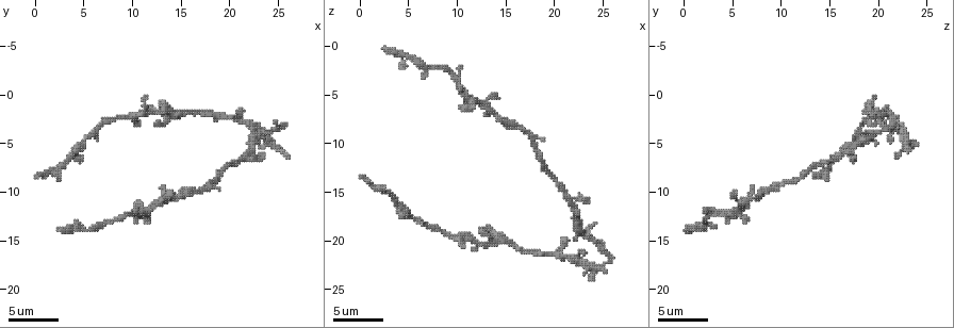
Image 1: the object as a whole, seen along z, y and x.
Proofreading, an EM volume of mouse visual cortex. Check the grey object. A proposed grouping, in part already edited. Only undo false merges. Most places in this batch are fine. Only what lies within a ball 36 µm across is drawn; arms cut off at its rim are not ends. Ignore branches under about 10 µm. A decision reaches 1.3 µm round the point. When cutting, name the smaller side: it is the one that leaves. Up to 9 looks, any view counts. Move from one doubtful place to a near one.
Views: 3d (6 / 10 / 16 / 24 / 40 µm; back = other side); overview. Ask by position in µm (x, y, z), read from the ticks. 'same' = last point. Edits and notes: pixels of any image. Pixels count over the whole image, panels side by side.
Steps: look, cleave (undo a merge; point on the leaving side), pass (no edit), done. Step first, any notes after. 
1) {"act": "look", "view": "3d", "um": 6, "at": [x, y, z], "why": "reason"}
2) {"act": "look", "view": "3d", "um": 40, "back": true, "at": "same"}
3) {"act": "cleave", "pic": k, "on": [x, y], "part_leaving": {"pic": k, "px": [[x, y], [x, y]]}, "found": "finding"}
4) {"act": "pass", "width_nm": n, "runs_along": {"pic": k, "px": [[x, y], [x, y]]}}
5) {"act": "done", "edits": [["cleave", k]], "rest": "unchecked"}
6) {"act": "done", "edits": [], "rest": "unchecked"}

{"act": "look", "view": "3d", "um": 6, "at": [22.8, 4.6, 18.2]}

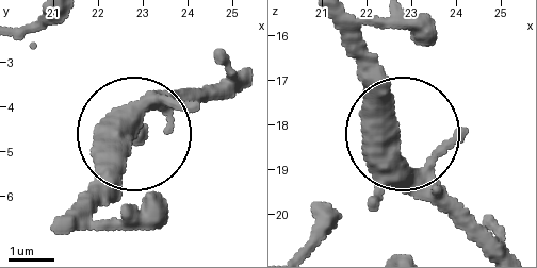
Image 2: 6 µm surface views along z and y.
{"act": "look", "view": "3d", "um": 6, "back": true, "at": [22.55, 4.70, 18.45]}

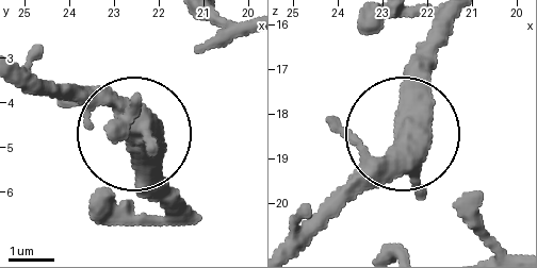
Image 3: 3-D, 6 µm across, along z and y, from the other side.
{"act": "pass", "found": "one neuron here"}

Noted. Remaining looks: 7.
{"act": "look", "view": "3d", "um": 6, "at": [4.8, 4.8, 17.2], "why": "sudden change in width"}

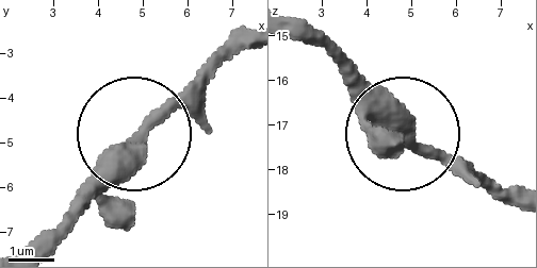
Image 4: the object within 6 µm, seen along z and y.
{"act": "pass", "runs_along": {"pic": 4, "px": [[508, 204], [428, 154], [340, 67]]}, "found": "continuous, no second neuron"}

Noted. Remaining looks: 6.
{"act": "look", "view": "3d", "um": 6, "at": [9.4, 12.2, 3.0], "why": "two arms in line, one across"}

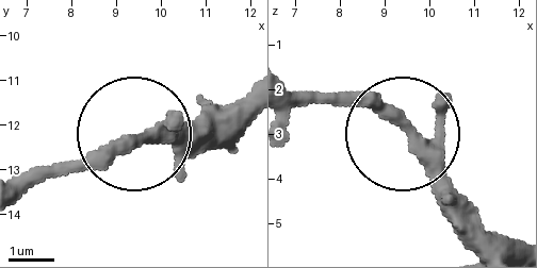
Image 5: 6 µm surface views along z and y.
{"act": "look", "view": "3d", "um": 6, "back": true, "at": [9.60, 12.30, 3.05]}

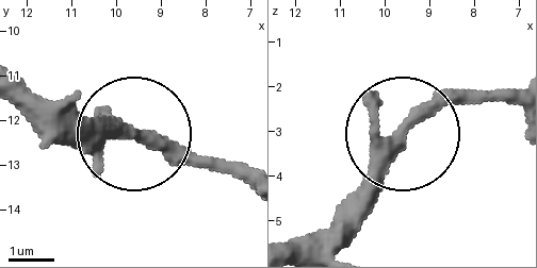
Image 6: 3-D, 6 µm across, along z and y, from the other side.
{"act": "pass", "runs_along": {"pic": 6, "px": [[305, 249], [385, 146], [485, 93]]}, "found": "one neuron here"}

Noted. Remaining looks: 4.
{"act": "look", "view": "3d", "um": 16, "at": [14.0, 10.6, 7.2], "why": "three arms meet"}

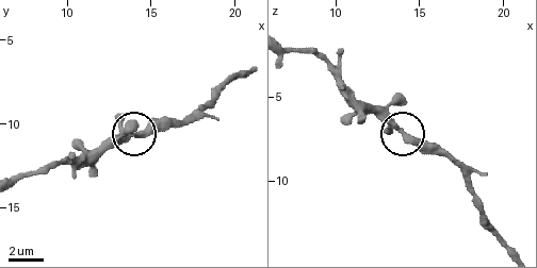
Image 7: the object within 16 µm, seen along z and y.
{"act": "pass", "arms": 3, "found": "continuous, no second neuron"}

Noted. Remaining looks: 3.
{"act": "done", "edits": [], "rest": "unchecked"}

